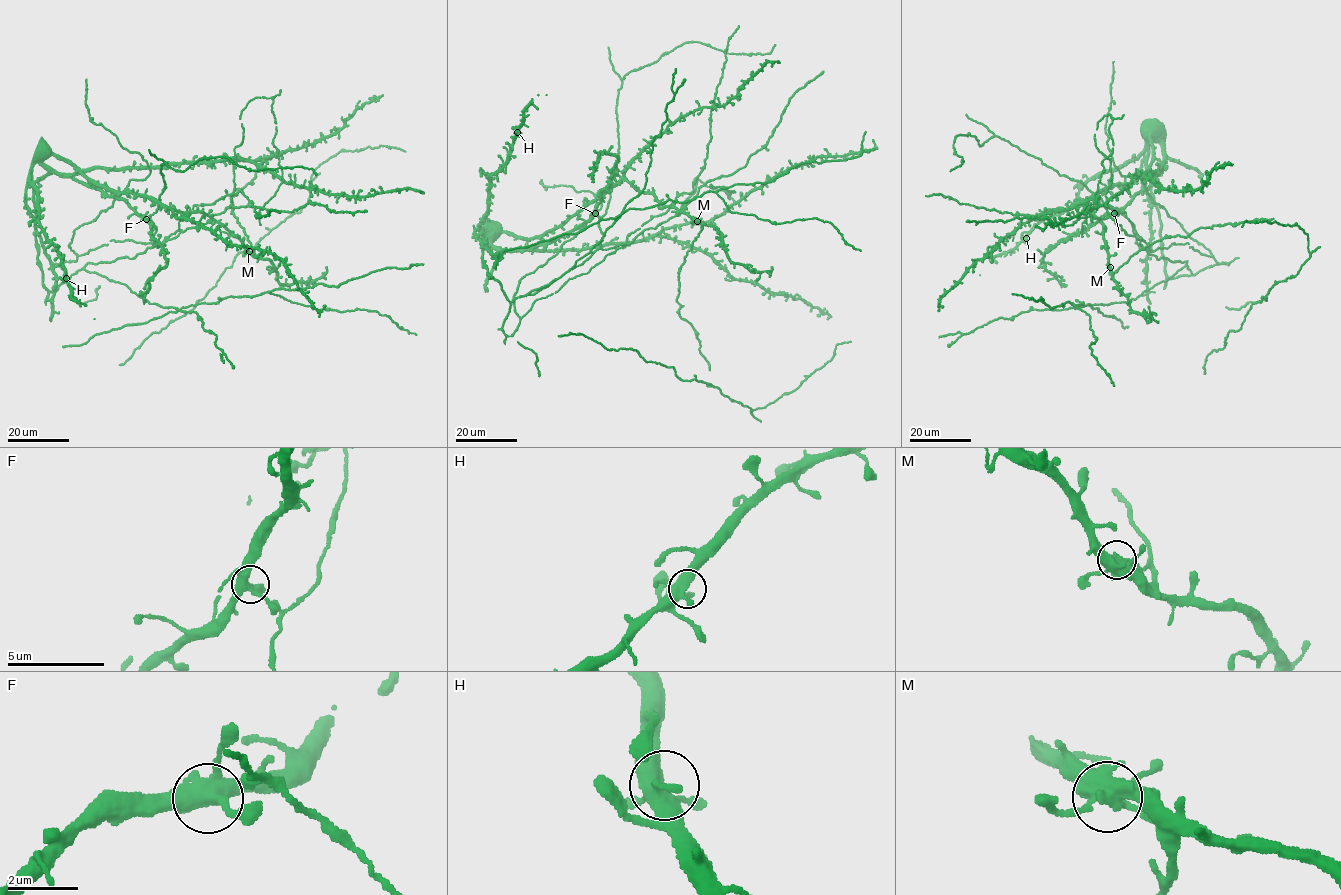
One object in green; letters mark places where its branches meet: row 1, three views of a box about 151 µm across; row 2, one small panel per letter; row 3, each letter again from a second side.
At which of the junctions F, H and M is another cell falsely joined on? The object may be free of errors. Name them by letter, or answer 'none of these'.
M

